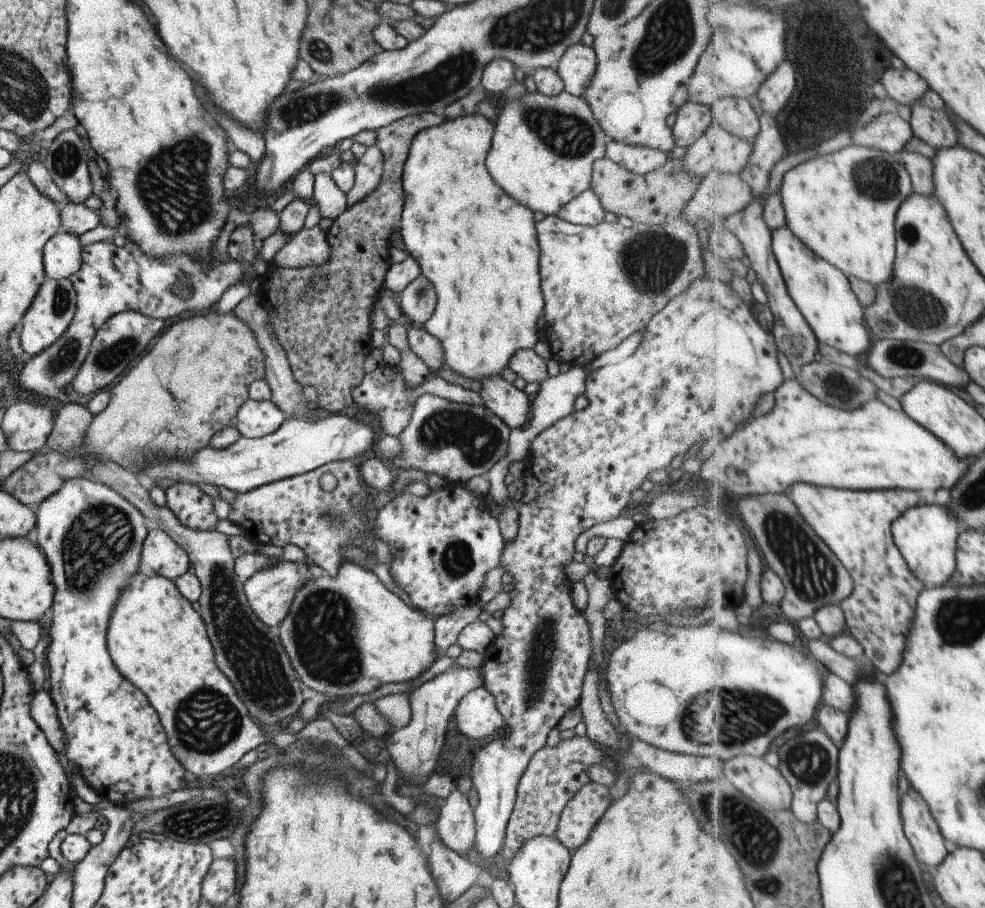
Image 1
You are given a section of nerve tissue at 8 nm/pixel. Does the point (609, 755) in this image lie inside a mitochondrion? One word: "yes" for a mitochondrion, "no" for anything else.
no

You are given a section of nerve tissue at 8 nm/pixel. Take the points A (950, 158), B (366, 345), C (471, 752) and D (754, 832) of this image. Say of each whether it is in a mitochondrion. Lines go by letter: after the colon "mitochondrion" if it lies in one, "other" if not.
A: other
B: other
C: other
D: mitochondrion

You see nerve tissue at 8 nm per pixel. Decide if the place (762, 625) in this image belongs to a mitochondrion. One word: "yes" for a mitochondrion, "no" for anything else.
no

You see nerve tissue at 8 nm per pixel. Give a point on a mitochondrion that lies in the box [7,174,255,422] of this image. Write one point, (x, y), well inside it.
(113, 355)

